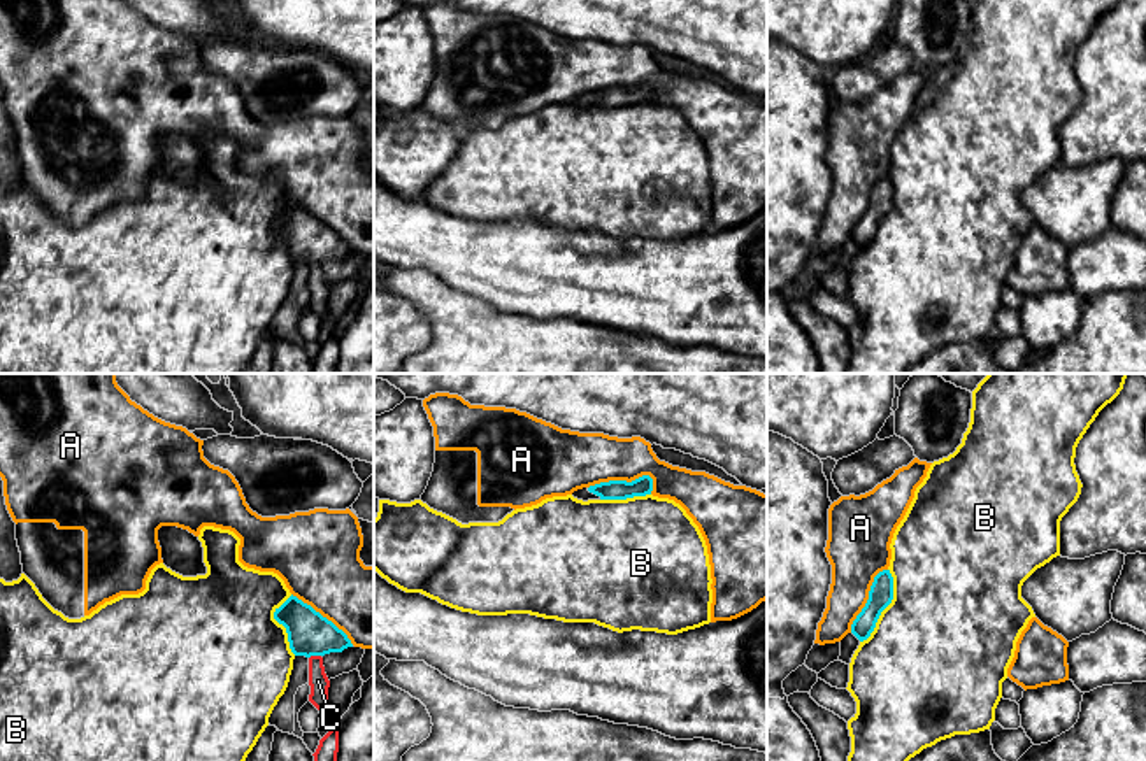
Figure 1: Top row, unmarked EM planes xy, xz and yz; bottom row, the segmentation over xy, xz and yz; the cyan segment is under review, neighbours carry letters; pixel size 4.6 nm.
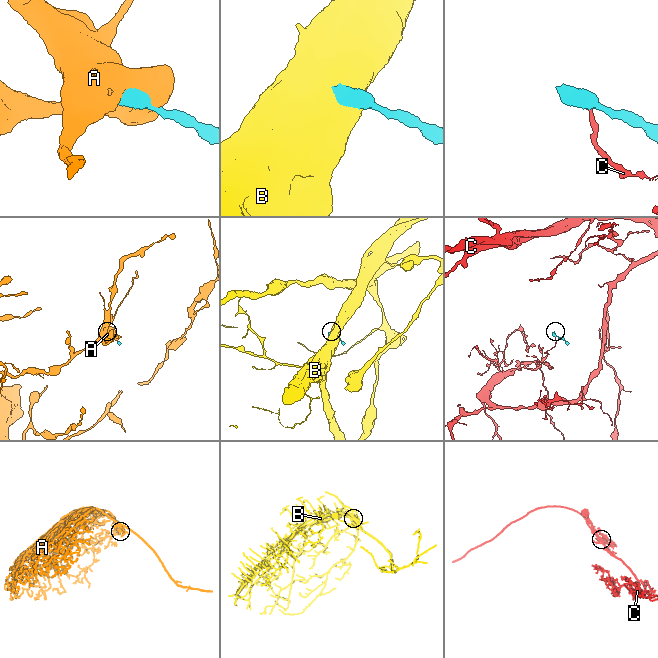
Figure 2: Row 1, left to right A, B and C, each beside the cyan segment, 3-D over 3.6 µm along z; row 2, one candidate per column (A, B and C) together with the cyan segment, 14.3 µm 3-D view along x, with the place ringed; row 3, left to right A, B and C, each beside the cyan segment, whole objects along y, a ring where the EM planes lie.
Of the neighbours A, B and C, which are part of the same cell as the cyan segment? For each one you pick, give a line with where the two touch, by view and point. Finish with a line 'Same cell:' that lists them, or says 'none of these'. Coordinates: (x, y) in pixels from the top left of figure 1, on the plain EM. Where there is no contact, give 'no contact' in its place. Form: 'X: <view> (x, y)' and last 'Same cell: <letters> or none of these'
Same cell: none of these

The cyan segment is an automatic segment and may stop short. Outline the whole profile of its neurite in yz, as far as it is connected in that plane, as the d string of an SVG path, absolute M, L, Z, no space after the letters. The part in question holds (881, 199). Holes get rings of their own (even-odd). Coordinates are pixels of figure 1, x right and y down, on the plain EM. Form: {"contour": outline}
{"contour": "M883 177L874 184L874 189L869 198L869 207L851 231L851 240L860 249L870 244L881 219L892 210L892 207L893 207L893 184L890 177Z"}

